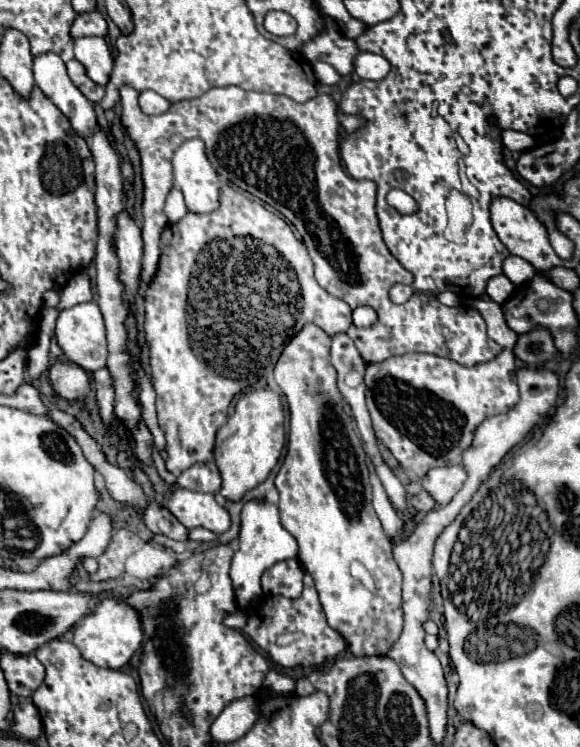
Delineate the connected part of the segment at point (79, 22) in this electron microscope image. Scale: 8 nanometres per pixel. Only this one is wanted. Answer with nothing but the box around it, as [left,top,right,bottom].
[70,10,106,40]

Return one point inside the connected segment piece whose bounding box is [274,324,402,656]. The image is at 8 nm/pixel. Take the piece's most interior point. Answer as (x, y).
(333, 528)

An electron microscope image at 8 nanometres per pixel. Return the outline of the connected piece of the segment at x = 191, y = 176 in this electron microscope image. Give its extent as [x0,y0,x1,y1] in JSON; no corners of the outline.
[172,140,220,214]

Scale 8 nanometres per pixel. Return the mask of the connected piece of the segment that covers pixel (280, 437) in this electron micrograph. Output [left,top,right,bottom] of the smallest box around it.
[214,388,284,502]

